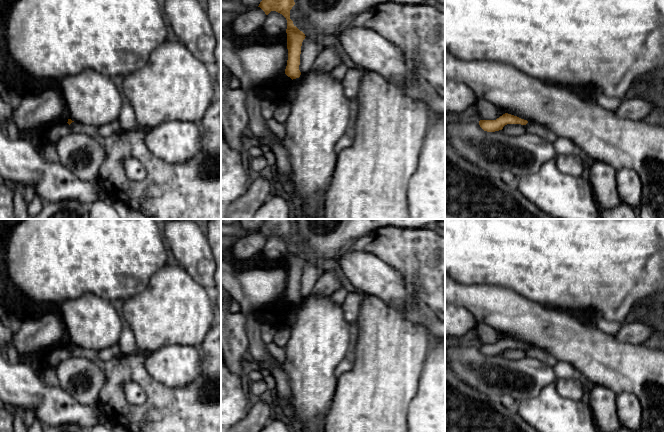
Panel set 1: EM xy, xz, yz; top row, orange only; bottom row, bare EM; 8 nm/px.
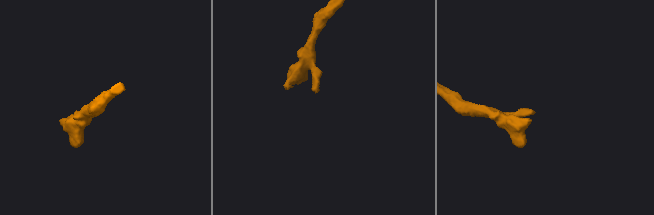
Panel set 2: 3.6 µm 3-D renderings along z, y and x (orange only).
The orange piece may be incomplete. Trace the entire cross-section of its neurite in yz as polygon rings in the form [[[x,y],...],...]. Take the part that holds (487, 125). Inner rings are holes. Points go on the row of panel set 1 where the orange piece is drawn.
[[[505,113],[496,120],[480,120],[480,127],[487,132],[495,132],[502,130],[503,127],[507,124],[521,124],[526,125],[528,123],[527,120],[521,119],[517,116]]]

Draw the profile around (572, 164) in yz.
[[[576,150],[570,155],[557,155],[556,157],[557,168],[564,174],[574,177],[585,176],[585,163],[579,154],[579,150]]]

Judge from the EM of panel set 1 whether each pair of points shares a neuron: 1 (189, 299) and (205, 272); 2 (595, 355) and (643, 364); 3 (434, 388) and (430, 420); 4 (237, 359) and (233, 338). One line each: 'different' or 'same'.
1: different
2: same
3: same
4: same

